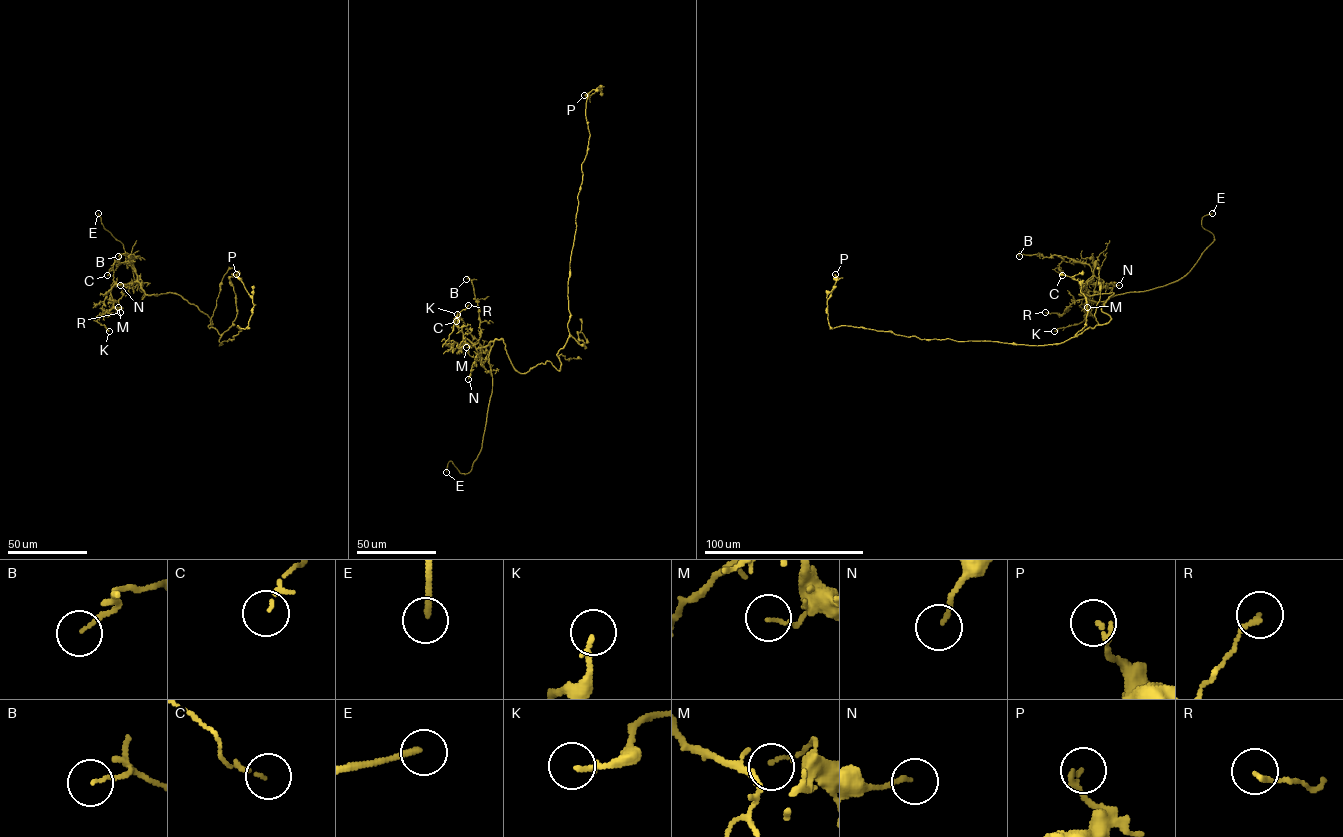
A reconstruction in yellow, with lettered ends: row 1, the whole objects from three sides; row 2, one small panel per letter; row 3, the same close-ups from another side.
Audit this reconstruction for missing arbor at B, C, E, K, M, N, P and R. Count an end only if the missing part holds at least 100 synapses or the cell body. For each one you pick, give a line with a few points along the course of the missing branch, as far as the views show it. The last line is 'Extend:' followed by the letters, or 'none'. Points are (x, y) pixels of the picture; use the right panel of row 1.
Extend: E

